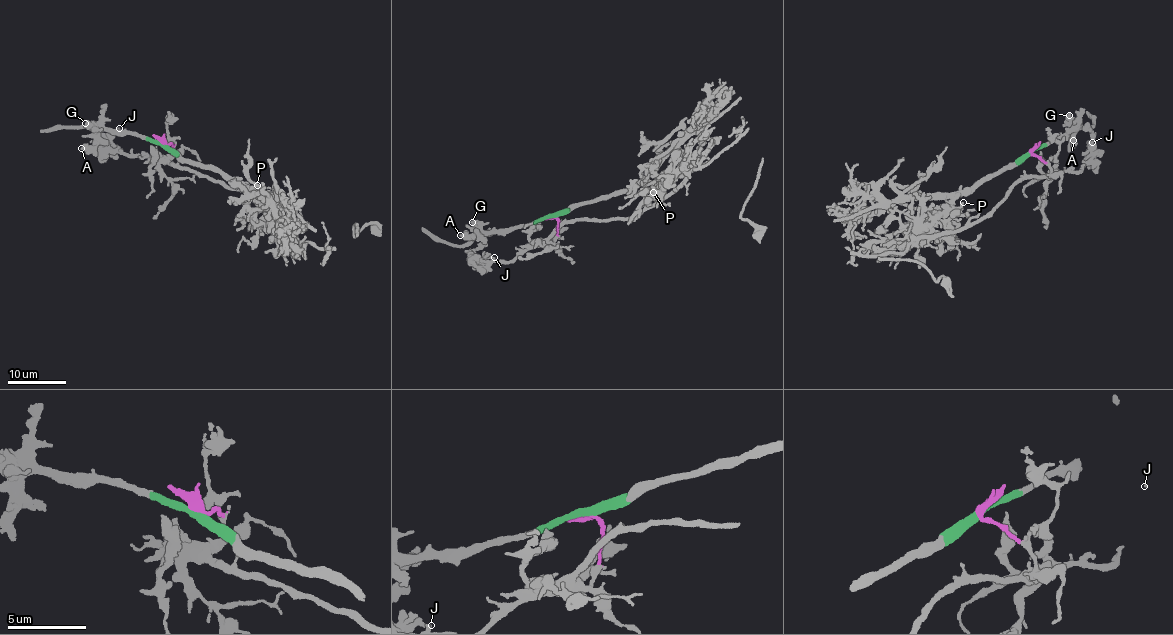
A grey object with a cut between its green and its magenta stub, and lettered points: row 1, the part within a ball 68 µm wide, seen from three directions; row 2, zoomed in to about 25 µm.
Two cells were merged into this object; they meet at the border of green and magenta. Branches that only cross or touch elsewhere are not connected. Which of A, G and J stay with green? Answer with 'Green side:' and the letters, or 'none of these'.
Green side: A, G

